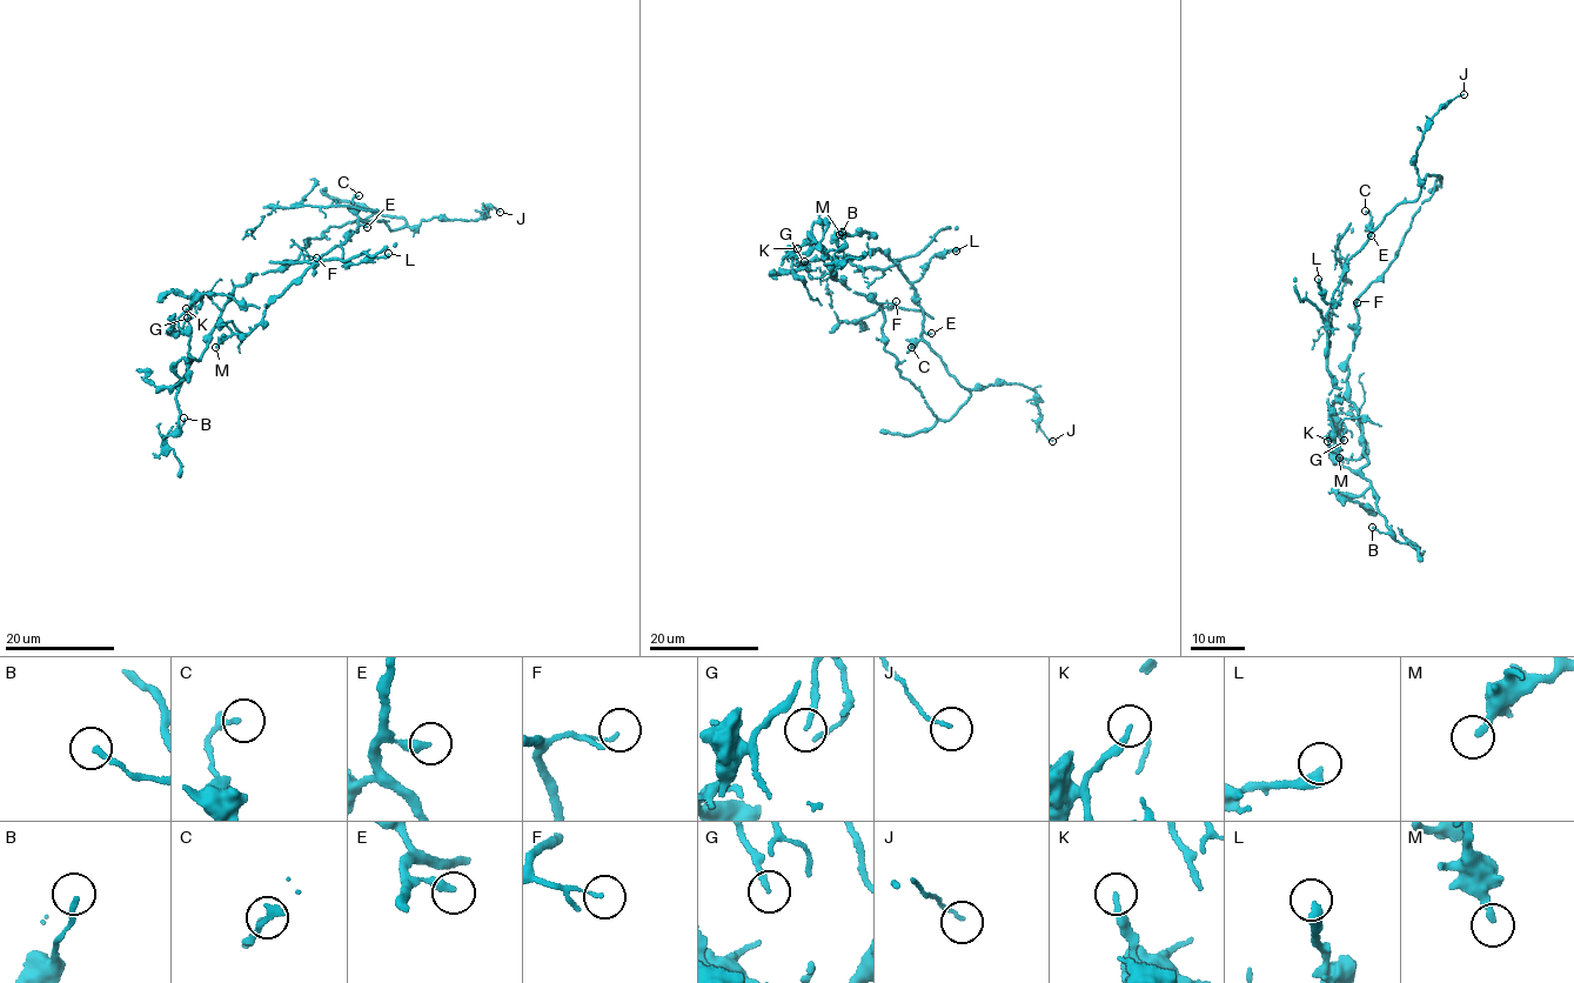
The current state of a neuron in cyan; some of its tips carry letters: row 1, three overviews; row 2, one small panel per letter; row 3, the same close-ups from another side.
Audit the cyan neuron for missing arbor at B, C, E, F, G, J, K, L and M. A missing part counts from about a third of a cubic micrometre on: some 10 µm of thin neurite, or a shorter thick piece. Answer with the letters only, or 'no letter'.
no letter

